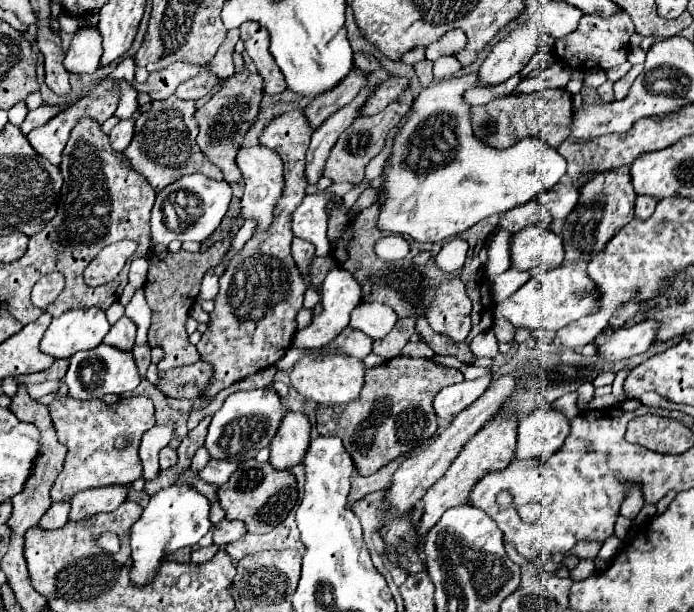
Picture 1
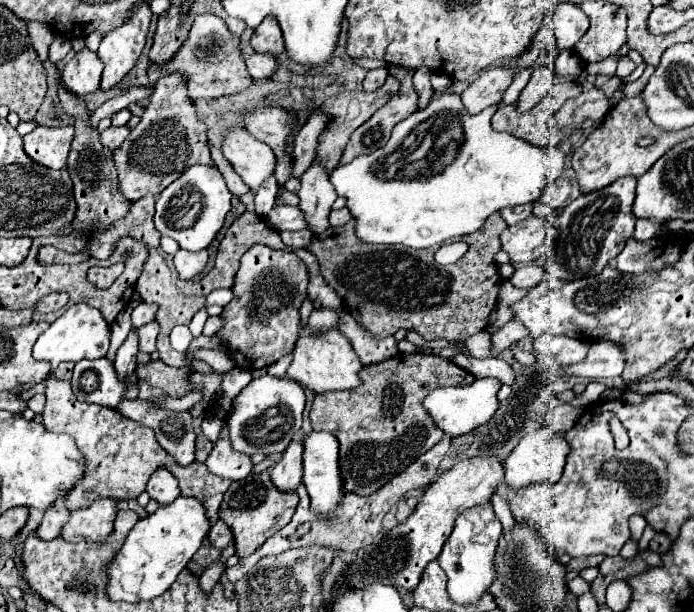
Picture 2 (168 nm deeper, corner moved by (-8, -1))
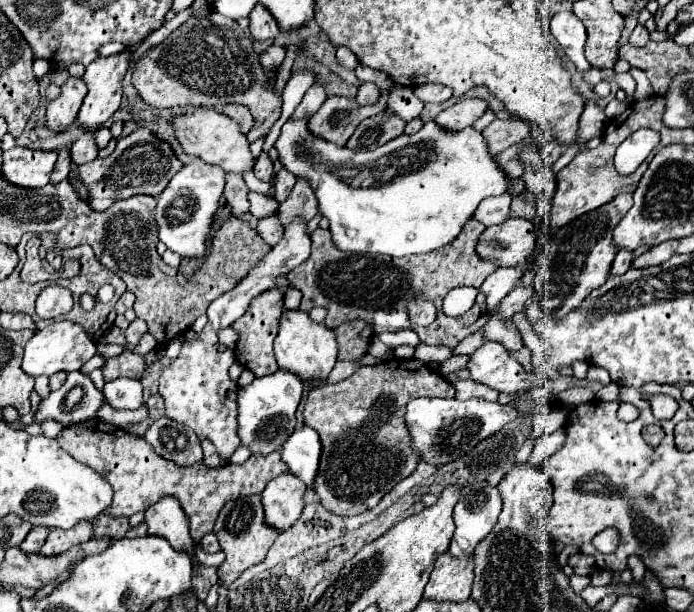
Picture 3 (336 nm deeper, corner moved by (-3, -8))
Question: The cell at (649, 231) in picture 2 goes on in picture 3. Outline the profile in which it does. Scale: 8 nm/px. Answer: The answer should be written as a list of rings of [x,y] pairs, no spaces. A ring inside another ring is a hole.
[[[619,251],[611,265],[609,275],[623,275],[629,267],[631,267],[631,251]]]

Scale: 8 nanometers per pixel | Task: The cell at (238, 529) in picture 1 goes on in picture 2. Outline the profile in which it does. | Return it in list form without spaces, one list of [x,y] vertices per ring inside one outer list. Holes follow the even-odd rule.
[[[218,520],[218,522],[210,528],[208,538],[210,538],[210,544],[216,546],[216,548],[228,548],[228,546],[234,546],[232,530],[230,530],[228,524],[224,524],[222,520]]]

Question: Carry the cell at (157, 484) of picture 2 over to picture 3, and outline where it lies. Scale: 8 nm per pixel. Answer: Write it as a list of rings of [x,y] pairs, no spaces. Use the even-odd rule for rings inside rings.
[[[163,497],[159,503],[151,505],[145,511],[145,523],[149,535],[165,537],[171,545],[175,545],[175,551],[187,551],[191,555],[191,563],[195,563],[193,557],[195,541],[189,535],[187,515],[183,513],[175,497]]]

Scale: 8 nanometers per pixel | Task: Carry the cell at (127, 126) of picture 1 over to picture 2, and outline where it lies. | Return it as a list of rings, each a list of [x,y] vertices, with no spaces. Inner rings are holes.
[[[110,126],[108,130],[102,132],[102,144],[108,146],[108,148],[112,148],[112,150],[116,150],[122,144],[122,140],[128,138],[128,132],[130,132],[128,126],[120,126],[120,128]]]

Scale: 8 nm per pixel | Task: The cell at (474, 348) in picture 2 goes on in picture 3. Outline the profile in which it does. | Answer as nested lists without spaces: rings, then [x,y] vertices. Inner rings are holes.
[[[419,343],[415,347],[415,357],[423,363],[443,363],[451,357],[451,349],[449,347],[431,347],[431,345]]]

